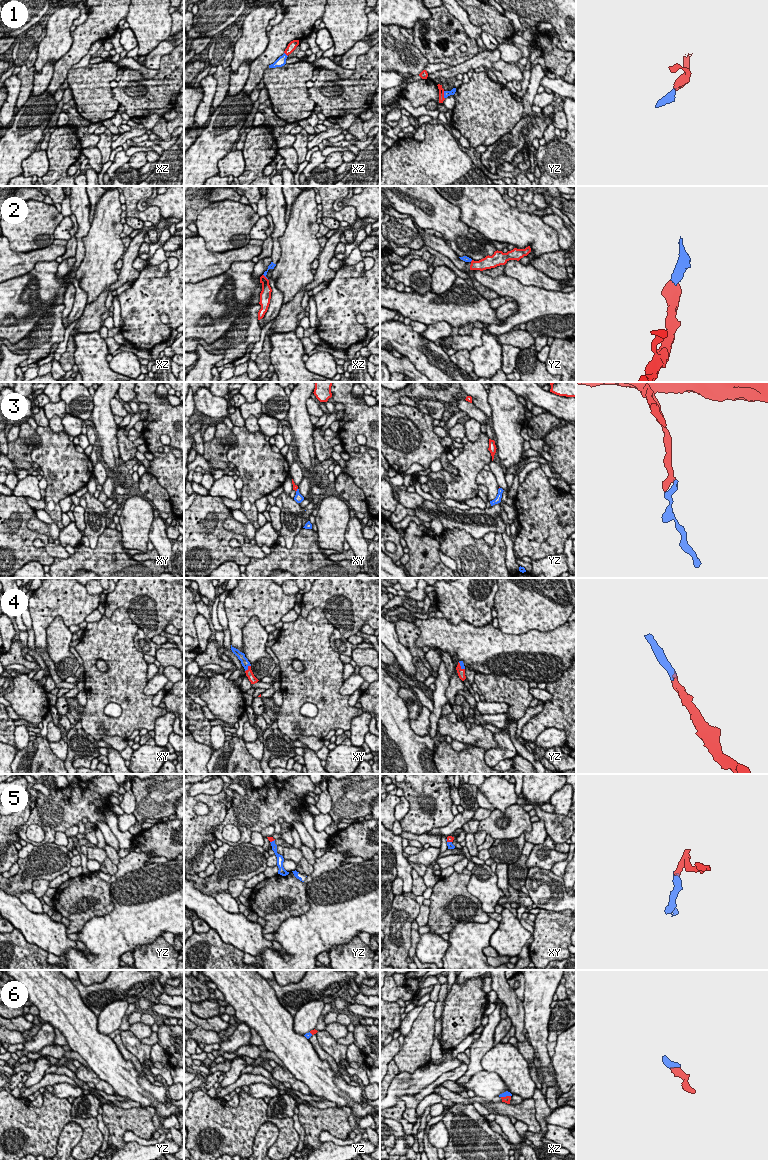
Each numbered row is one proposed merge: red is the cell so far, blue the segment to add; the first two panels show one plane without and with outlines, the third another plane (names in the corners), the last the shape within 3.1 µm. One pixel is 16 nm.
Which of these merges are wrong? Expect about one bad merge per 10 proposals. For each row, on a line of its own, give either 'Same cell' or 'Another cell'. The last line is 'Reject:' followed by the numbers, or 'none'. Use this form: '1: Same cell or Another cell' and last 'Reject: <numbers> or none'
1: Same cell
2: Another cell
3: Same cell
4: Same cell
5: Same cell
6: Same cell
Reject: 2

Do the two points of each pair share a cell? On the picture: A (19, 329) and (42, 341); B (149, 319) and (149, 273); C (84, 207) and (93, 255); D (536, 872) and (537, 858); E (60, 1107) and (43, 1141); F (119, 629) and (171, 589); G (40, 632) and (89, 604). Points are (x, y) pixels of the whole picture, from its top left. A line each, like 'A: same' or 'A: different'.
A: different
B: same
C: different
D: different
E: same
F: different
G: same

